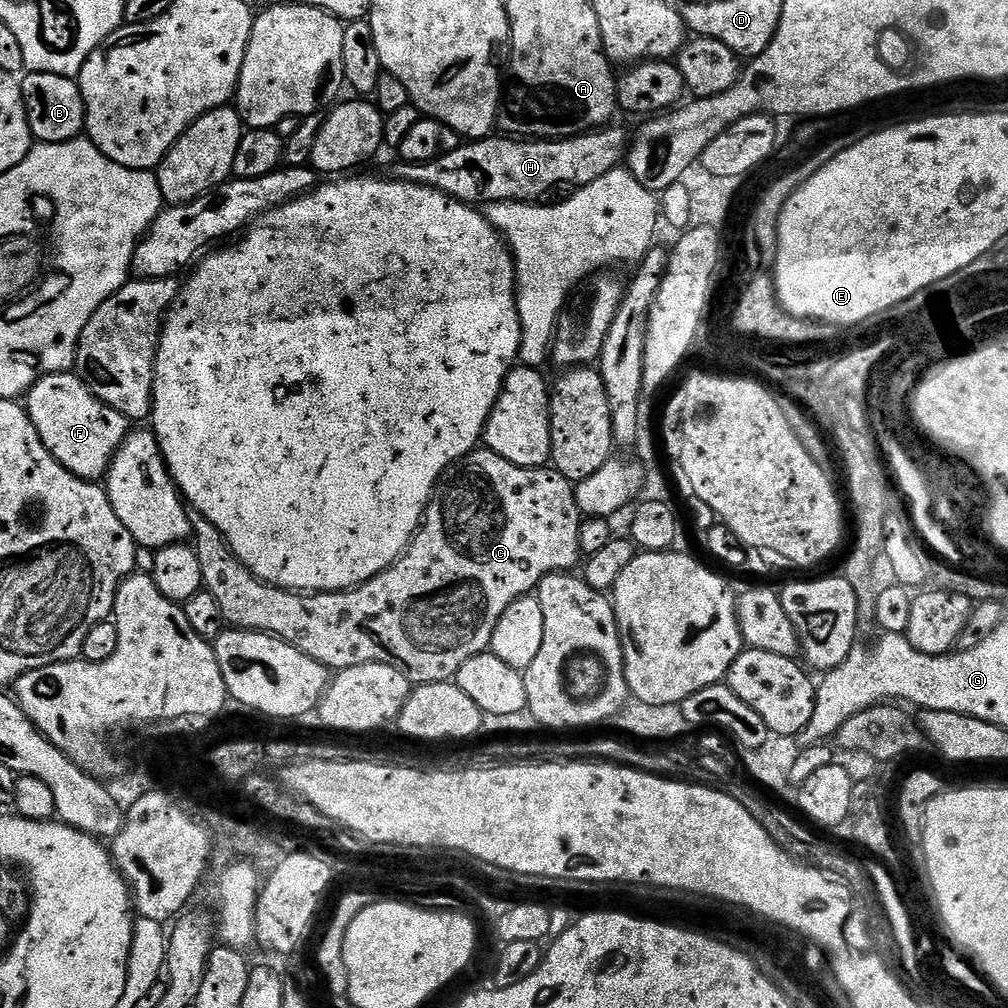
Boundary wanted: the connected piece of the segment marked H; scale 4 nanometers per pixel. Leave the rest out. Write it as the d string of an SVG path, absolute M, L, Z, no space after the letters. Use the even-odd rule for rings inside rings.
M605 126L565 140L537 140L513 138L507 134L493 134L485 140L462 142L450 154L417 164L397 163L395 179L411 184L430 186L473 206L497 204L503 200L536 202L559 184L583 186L602 178L610 170L625 163L630 136L620 128Z

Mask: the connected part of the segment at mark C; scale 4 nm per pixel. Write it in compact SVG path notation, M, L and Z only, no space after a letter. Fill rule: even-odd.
M477 450L471 452L469 456L463 456L444 472L440 477L440 483L432 491L432 501L428 503L424 518L420 521L420 529L416 531L411 544L408 545L408 549L399 560L395 560L386 570L382 570L377 576L367 580L365 584L343 592L305 594L290 592L286 588L275 588L272 584L267 584L265 580L256 577L237 556L232 554L228 545L225 544L218 526L214 526L214 522L202 518L202 514L193 510L189 511L188 517L194 529L194 547L198 554L198 562L202 566L203 591L214 594L218 607L222 609L225 625L241 632L266 632L270 636L277 636L278 639L285 640L290 646L294 646L302 654L314 658L314 662L318 662L329 670L362 666L370 662L395 666L398 670L402 670L402 674L406 674L406 678L413 686L449 683L458 674L462 662L470 662L470 658L474 658L479 652L489 651L494 626L498 626L498 618L502 618L502 614L506 614L506 606L510 606L510 602L535 593L536 589L540 587L542 578L549 576L552 572L572 572L575 564L577 563L577 567L582 560L578 542L578 530L582 517L576 501L576 489L573 481L567 480L563 474L551 466L542 468L514 466L514 462L506 462L506 458L487 450Z

